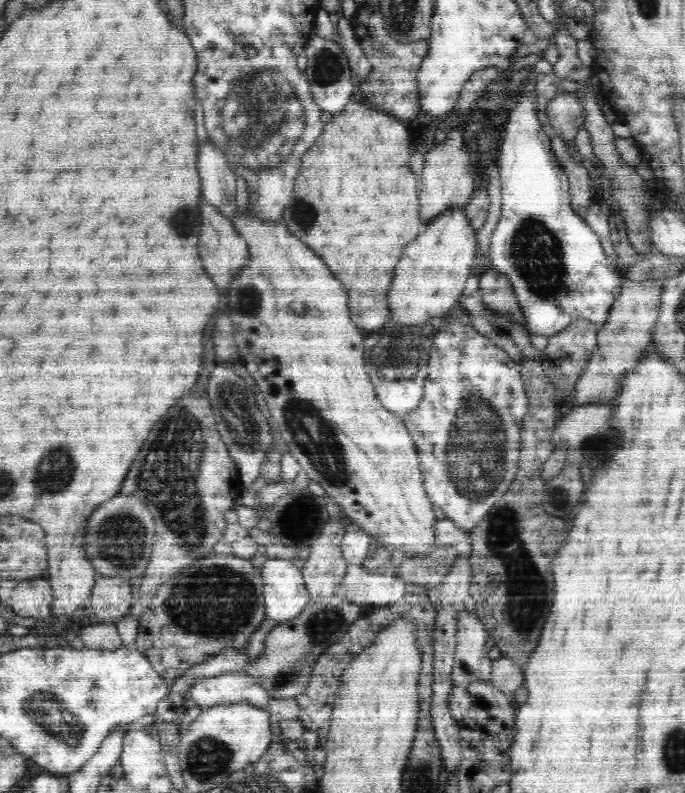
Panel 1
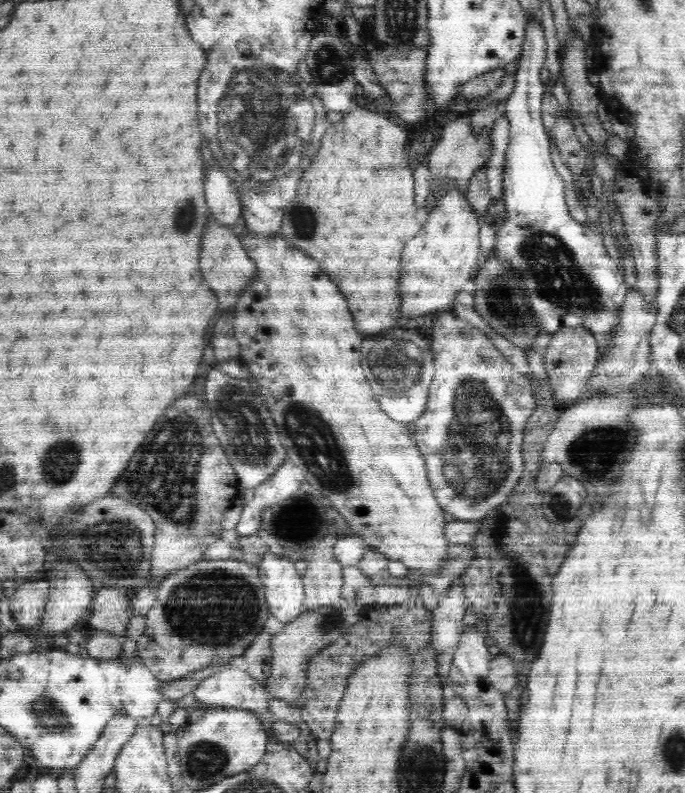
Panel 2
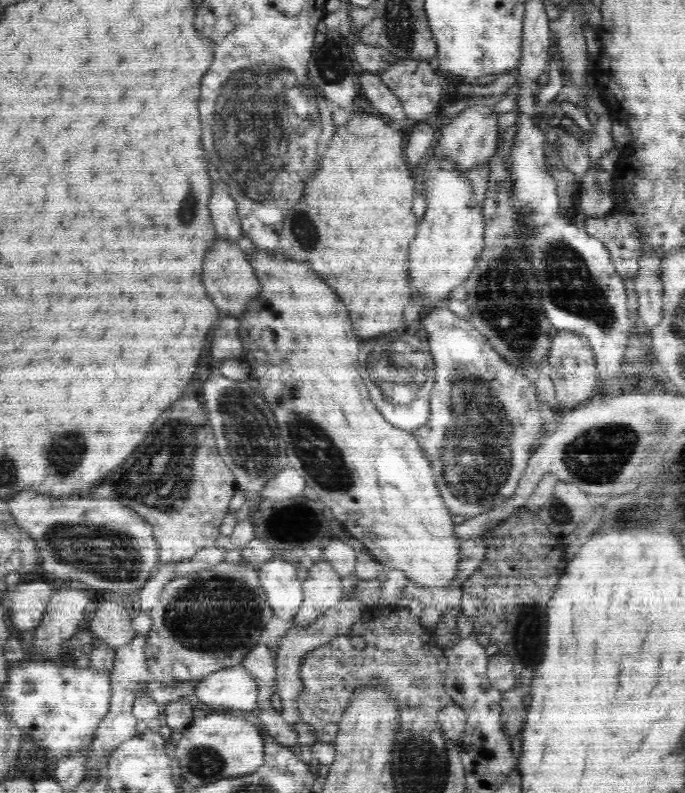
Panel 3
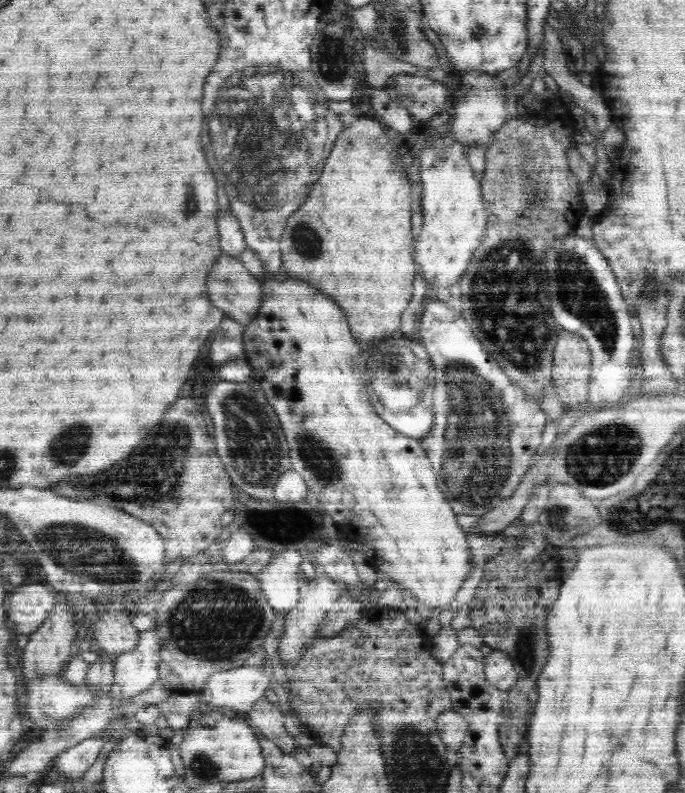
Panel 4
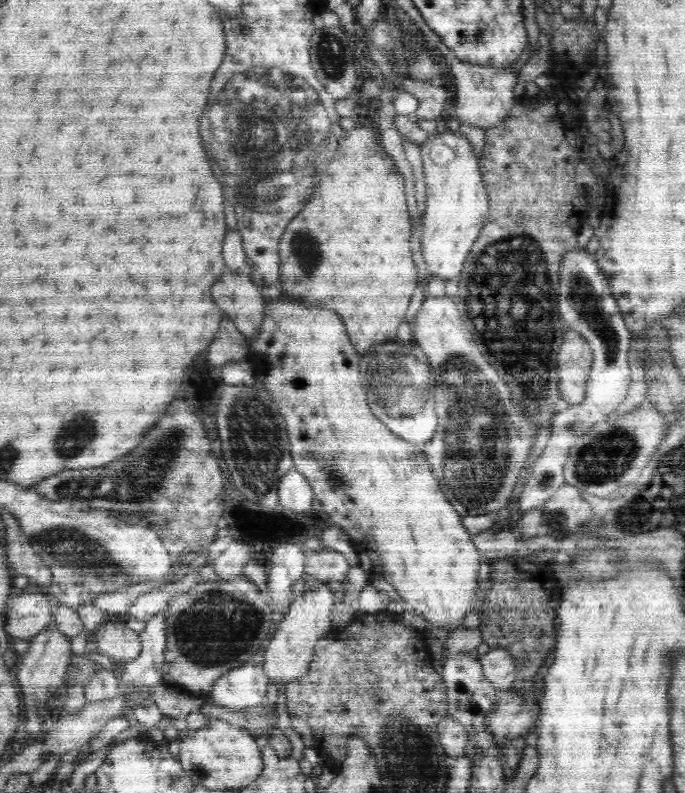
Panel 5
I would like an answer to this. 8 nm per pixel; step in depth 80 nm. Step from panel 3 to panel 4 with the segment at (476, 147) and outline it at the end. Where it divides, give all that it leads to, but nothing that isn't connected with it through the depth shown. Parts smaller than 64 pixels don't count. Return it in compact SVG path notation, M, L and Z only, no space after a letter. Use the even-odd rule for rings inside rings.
M482 71L459 72L458 76L465 95L453 106L452 118L449 121L449 135L466 147L468 154L472 145L486 147L491 145L493 134L506 122L508 111L506 110L506 93L504 81Z

